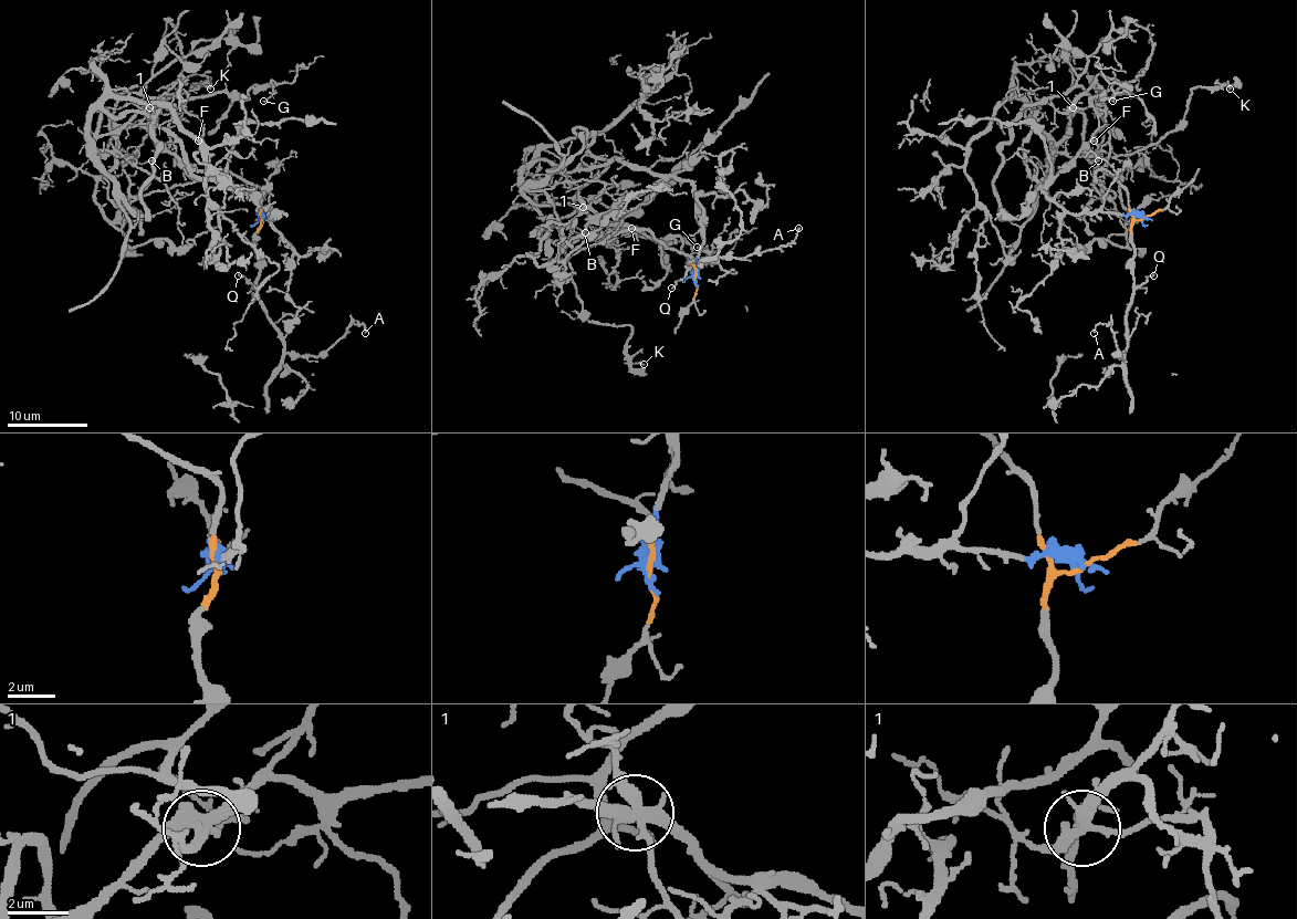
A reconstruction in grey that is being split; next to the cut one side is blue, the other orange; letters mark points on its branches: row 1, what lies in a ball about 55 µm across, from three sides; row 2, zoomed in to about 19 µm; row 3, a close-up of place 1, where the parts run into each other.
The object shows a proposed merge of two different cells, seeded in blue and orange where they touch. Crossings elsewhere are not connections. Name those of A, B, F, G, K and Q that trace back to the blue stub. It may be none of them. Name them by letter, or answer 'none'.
B, F, G, K

